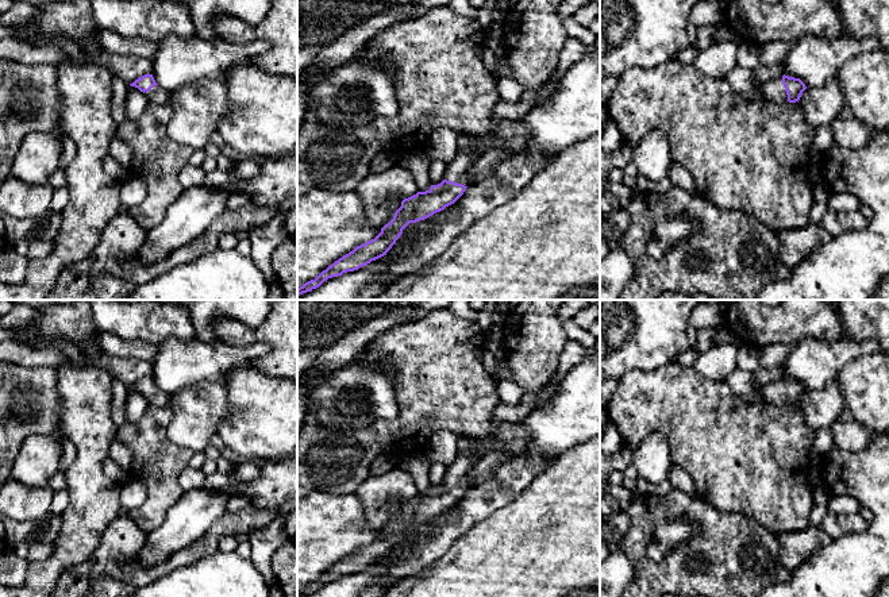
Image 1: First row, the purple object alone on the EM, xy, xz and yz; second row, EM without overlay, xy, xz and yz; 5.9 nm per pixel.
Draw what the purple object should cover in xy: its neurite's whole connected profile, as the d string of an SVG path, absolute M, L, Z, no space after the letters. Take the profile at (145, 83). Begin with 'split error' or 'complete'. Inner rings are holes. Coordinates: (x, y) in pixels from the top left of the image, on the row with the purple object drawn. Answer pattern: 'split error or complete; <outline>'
split error; M145 74L130 85L143 92L153 104L168 104L170 100L170 93L155 82L153 74Z

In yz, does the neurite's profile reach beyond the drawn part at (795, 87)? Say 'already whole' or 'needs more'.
needs more

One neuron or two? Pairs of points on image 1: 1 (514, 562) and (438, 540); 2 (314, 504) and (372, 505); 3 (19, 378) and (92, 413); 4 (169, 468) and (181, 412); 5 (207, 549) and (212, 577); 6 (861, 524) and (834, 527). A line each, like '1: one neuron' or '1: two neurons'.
1: two neurons
2: two neurons
3: two neurons
4: two neurons
5: two neurons
6: one neuron

